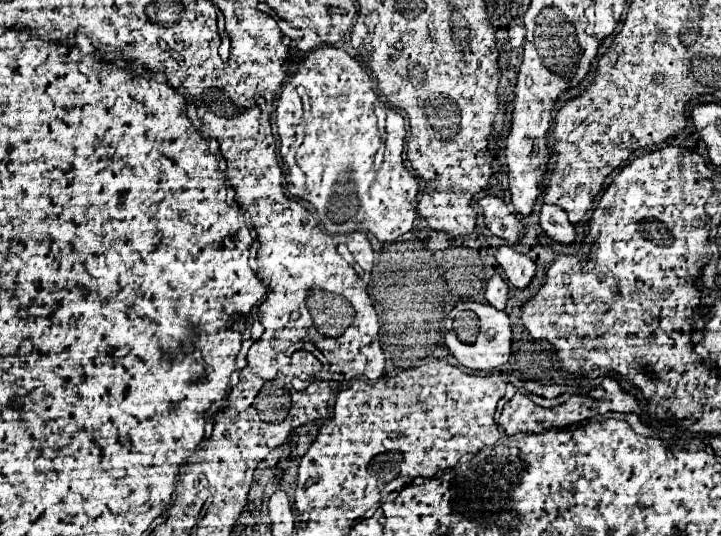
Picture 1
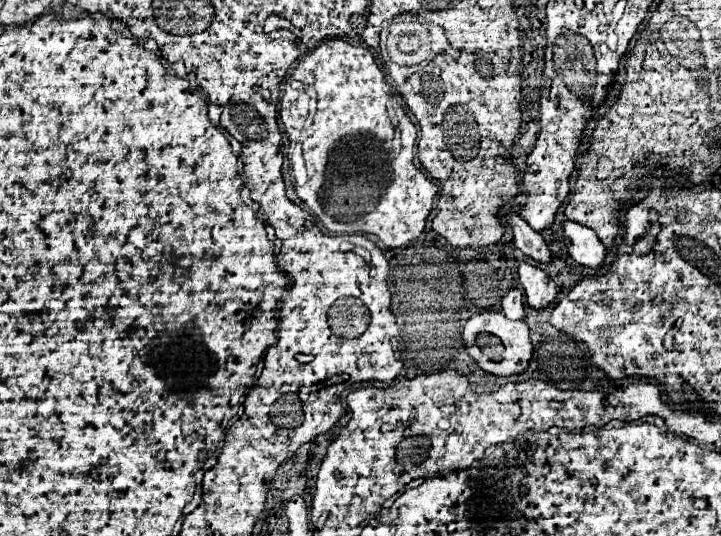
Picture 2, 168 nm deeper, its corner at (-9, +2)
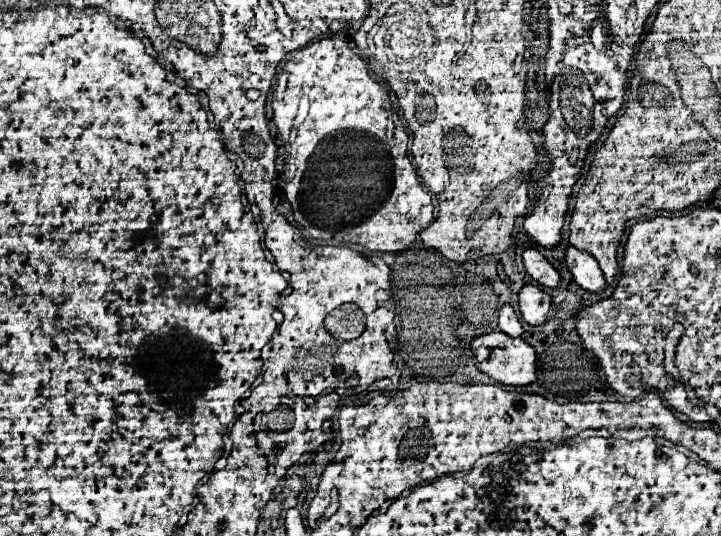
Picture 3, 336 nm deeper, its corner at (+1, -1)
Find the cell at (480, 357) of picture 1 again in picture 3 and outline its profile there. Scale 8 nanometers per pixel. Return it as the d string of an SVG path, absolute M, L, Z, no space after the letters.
M501 330L475 336L473 342L489 348L489 358L475 366L505 386L525 386L535 380L535 350L523 338L511 338Z

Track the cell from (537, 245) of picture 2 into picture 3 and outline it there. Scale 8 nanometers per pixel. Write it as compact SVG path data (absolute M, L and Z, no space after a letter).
M525 248L523 250L523 262L525 262L525 268L527 268L527 274L539 282L541 286L549 286L549 288L555 288L561 280L559 272L549 264L549 260L535 248Z

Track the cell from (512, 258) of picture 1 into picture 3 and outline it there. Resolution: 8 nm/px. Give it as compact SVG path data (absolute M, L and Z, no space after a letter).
M525 284L519 290L519 310L527 324L539 326L545 322L551 308L551 296L537 284Z

